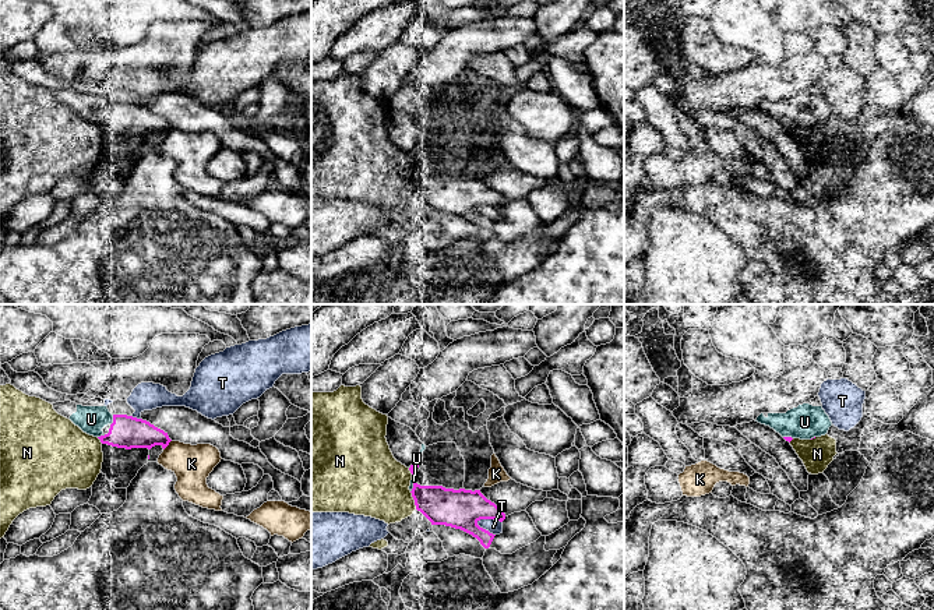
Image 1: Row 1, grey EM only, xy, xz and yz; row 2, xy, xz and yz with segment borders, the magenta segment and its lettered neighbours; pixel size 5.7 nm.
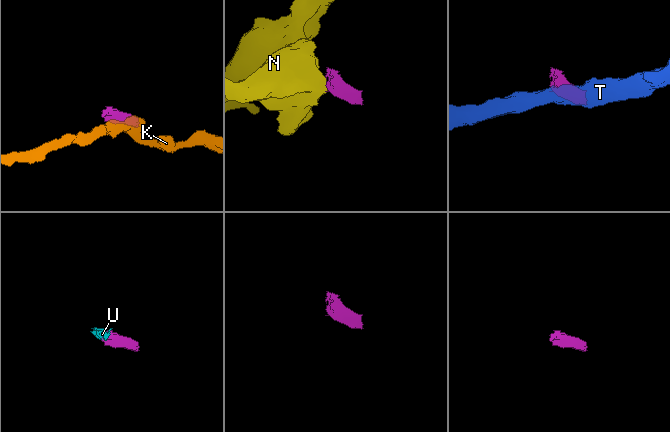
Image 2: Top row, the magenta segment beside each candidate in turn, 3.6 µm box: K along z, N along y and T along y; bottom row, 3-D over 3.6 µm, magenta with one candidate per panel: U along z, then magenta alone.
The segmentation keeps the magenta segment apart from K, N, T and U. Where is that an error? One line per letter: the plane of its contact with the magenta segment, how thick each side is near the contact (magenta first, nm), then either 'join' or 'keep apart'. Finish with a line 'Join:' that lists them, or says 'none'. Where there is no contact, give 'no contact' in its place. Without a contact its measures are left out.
K: contact in xy; calibres 190 and 220 nm; keep apart
N: contact in xz; calibres 220 and 380 nm; keep apart
T: contact in xz; calibres 220 and 80 nm; keep apart
U: contact in xy; calibres 190 and 160 nm; join
Join: U

